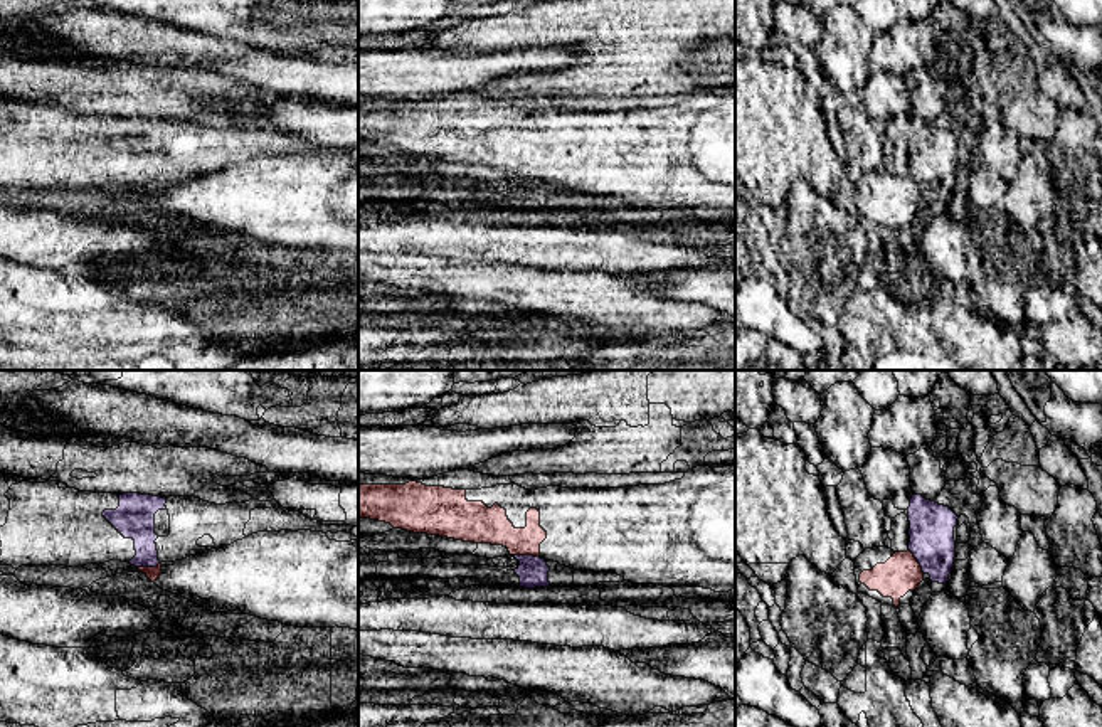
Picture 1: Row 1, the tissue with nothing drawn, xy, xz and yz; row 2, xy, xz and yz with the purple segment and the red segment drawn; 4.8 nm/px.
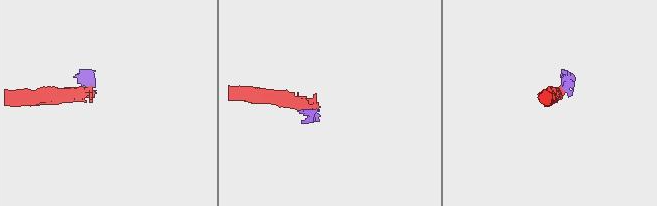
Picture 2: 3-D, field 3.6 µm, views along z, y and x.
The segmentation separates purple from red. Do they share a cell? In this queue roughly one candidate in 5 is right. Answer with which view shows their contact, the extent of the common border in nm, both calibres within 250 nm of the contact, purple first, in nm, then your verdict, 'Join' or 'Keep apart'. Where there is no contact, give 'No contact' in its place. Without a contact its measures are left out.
Touches purple in xz. Shared border 130 nm. Thickness 140 nm (purple) against 180 nm. Keep apart

